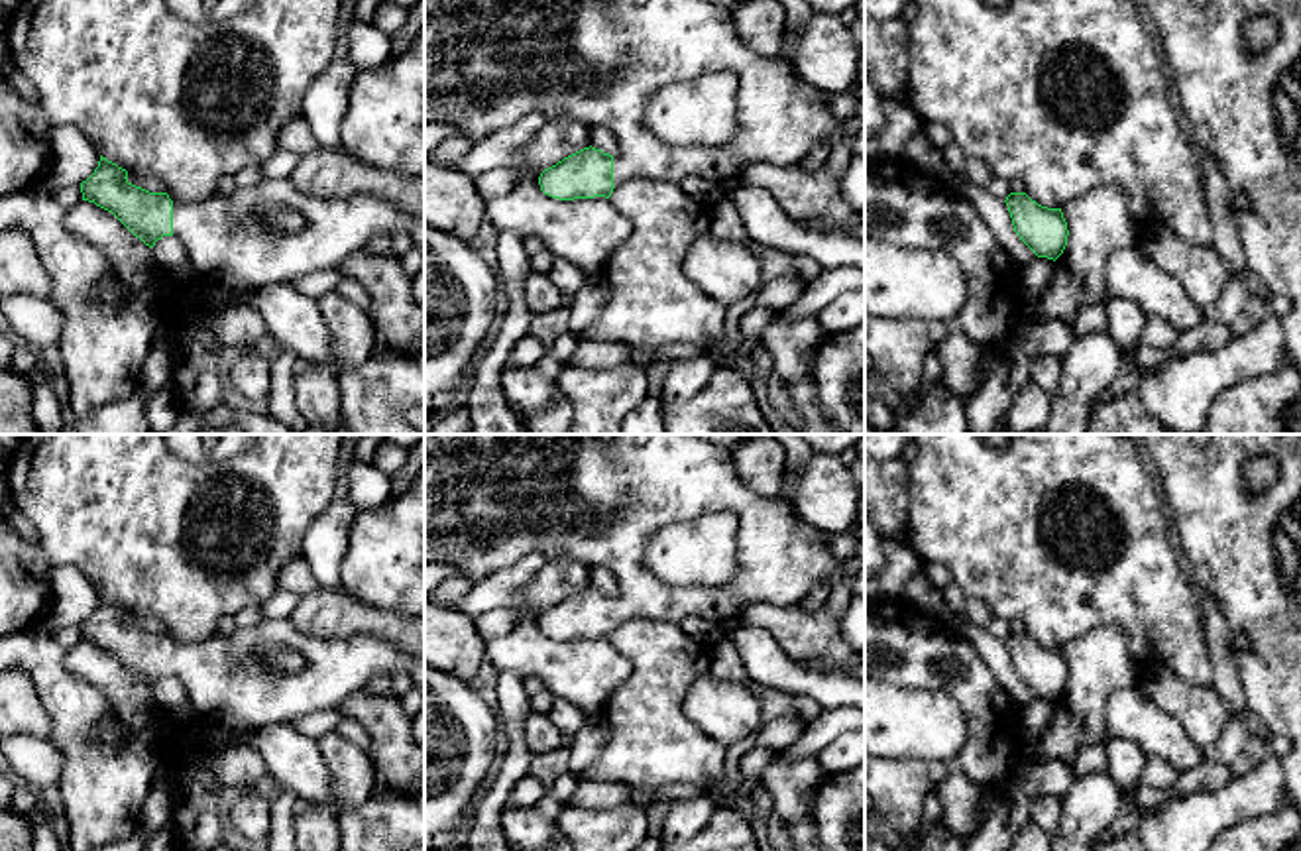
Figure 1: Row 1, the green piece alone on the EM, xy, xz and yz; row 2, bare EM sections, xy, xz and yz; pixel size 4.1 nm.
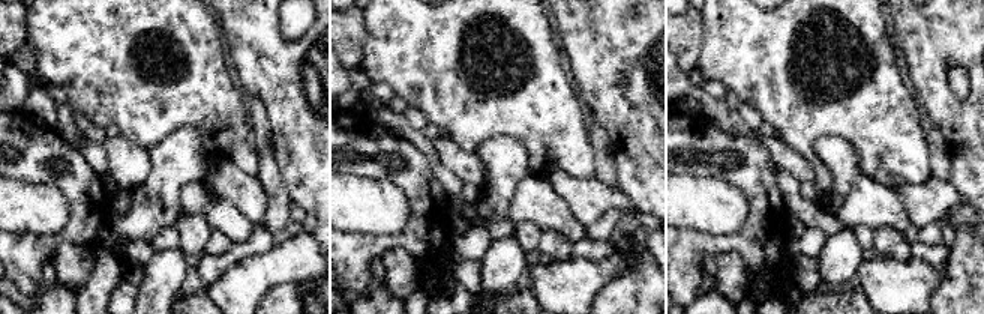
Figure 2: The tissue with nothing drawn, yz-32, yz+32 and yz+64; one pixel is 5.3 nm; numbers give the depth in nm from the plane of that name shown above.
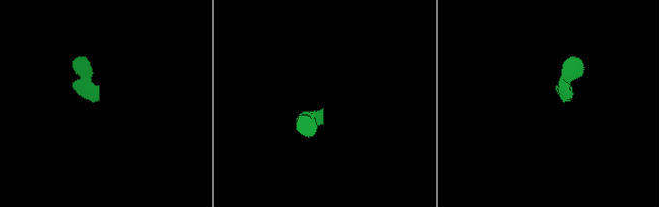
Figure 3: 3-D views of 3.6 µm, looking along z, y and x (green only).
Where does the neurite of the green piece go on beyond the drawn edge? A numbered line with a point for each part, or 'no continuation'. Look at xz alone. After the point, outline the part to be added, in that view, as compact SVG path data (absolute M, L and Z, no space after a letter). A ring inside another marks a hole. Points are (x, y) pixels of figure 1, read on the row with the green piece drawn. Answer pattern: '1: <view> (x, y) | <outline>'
1: xz (488, 63) | M424 0L424 122L454 126L472 142L481 140L501 128L515 124L527 114L540 112L546 122L578 120L590 126L603 126L617 138L619 149L613 155L613 187L621 183L645 177L650 181L674 181L680 183L684 177L702 177L721 185L733 177L747 163L768 163L772 167L798 165L806 159L810 149L825 142L833 145L841 118L829 112L831 92L820 90L802 81L792 63L784 57L764 57L751 51L739 35L731 8L715 4L711 0ZM729 71L737 77L737 126L735 138L727 145L706 147L706 145L670 145L660 142L645 124L647 100L662 86L676 81L692 81L706 73Z

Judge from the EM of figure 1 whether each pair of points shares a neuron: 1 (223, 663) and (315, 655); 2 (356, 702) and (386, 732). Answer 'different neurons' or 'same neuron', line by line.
1: same neuron
2: same neuron

